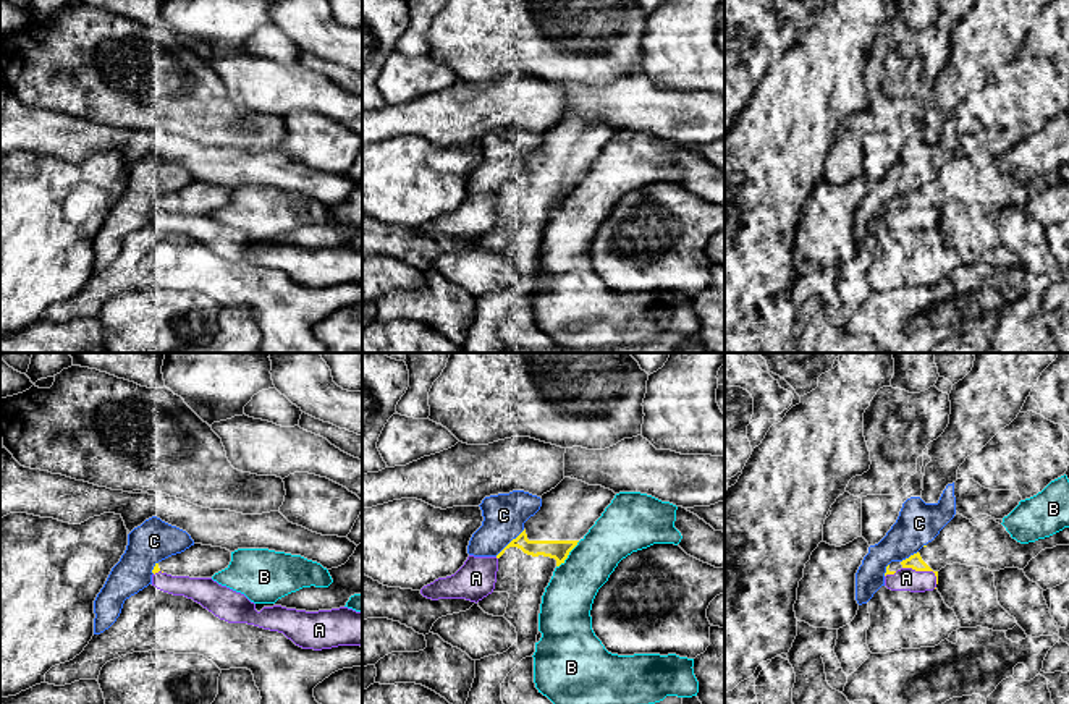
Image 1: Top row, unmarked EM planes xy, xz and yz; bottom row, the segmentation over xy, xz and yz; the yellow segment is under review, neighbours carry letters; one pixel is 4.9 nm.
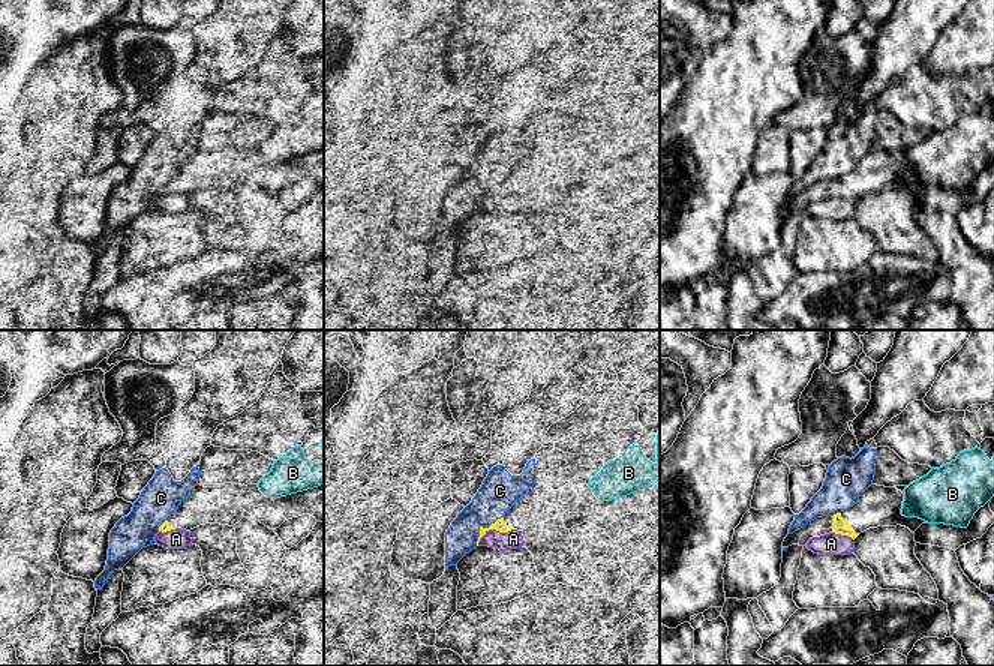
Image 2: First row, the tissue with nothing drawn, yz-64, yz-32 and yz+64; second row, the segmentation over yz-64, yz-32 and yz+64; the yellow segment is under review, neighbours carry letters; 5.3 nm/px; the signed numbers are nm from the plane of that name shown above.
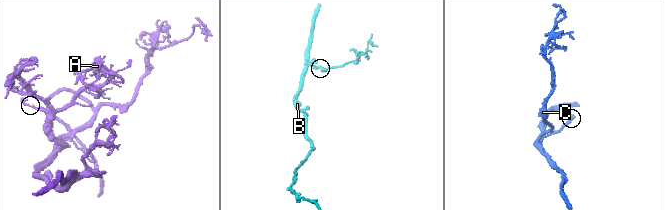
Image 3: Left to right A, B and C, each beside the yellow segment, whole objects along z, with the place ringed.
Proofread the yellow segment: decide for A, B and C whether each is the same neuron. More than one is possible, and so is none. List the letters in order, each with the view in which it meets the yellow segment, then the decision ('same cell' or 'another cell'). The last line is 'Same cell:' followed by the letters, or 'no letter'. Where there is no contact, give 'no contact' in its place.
A: yz | another cell
B: xz | another cell
C: xz | another cell
Same cell: no letter

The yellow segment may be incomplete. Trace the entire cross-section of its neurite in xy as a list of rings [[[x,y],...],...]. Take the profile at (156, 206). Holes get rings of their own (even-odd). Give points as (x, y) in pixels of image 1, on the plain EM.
[[[194,181],[181,191],[155,201],[152,210],[163,209],[171,214],[212,215],[228,206],[231,189],[222,184]]]

